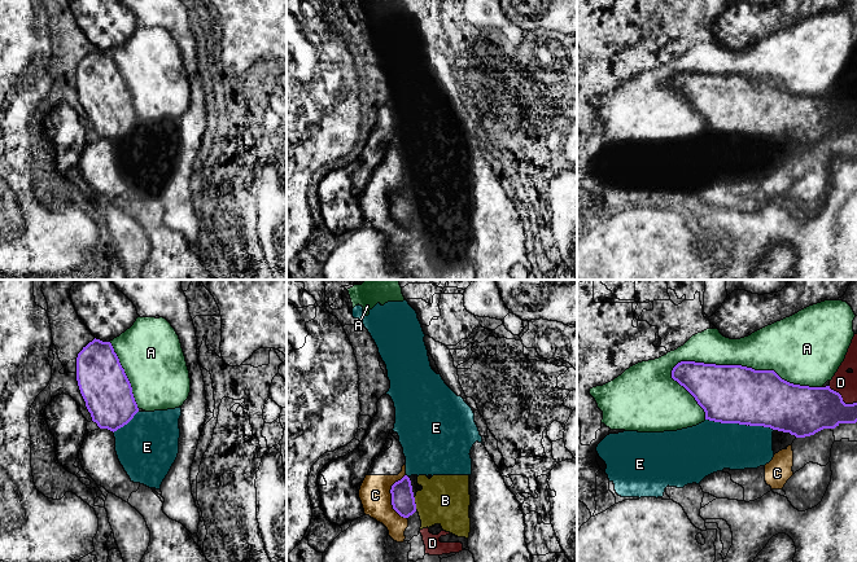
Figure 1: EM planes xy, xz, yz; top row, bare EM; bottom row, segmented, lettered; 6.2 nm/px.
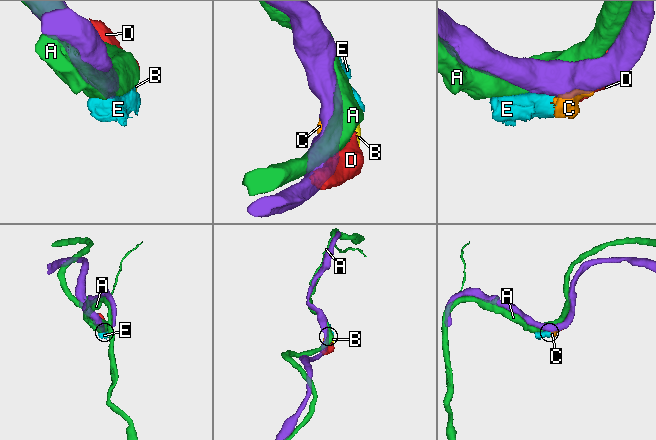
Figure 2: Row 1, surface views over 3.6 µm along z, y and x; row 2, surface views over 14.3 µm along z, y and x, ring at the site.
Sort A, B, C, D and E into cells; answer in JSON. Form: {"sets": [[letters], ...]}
{"sets": [["A"], ["B", "D", "E"], ["C"]]}

